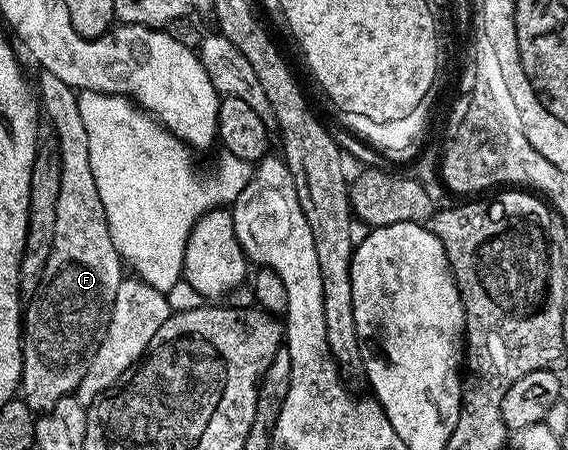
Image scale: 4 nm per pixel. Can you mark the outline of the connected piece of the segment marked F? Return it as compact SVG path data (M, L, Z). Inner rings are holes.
M42 70L36 78L36 93L41 106L46 114L50 117L50 122L54 125L53 137L60 148L60 164L62 165L62 175L60 176L60 196L56 200L56 232L52 236L52 252L44 264L44 272L38 277L38 286L34 293L29 295L28 301L24 306L24 321L22 324L22 380L20 383L21 401L28 404L28 408L35 412L45 412L55 406L62 398L71 397L75 393L81 380L84 378L84 372L88 370L89 362L92 360L94 353L97 352L98 343L104 337L106 330L109 328L110 313L113 310L113 301L116 300L116 290L124 279L124 263L122 257L118 254L116 244L112 244L110 235L110 226L106 223L106 213L104 204L100 204L100 192L96 192L96 176L92 176L92 163L88 161L88 131L84 128L84 120L80 117L80 104L78 103L78 94L64 80L52 76L52 72Z

